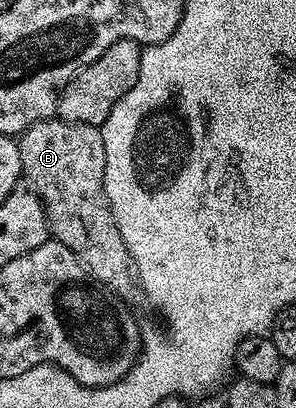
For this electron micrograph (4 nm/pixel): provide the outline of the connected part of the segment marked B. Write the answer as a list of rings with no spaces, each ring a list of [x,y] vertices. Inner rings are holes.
[[[51,118],[36,122],[21,133],[17,141],[22,175],[30,191],[38,195],[45,207],[46,225],[50,227],[51,237],[68,246],[68,250],[76,254],[76,258],[86,269],[89,279],[97,282],[103,289],[111,288],[122,296],[130,296],[136,292],[136,276],[132,271],[128,246],[124,246],[124,238],[120,238],[120,230],[114,224],[104,190],[104,142],[101,127]]]

